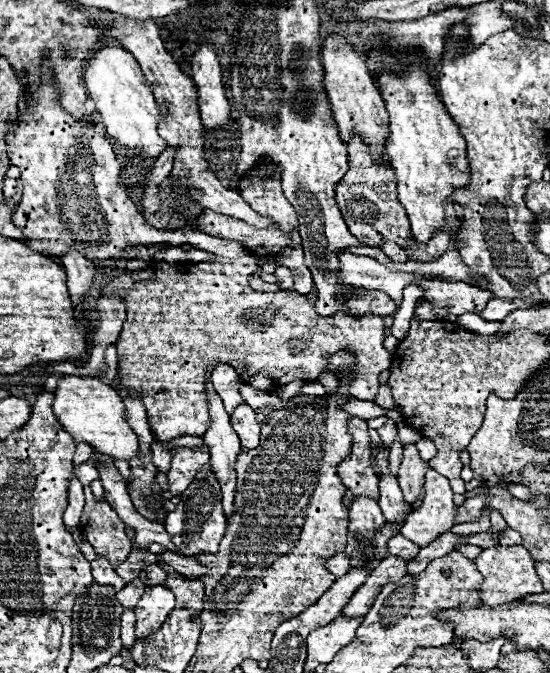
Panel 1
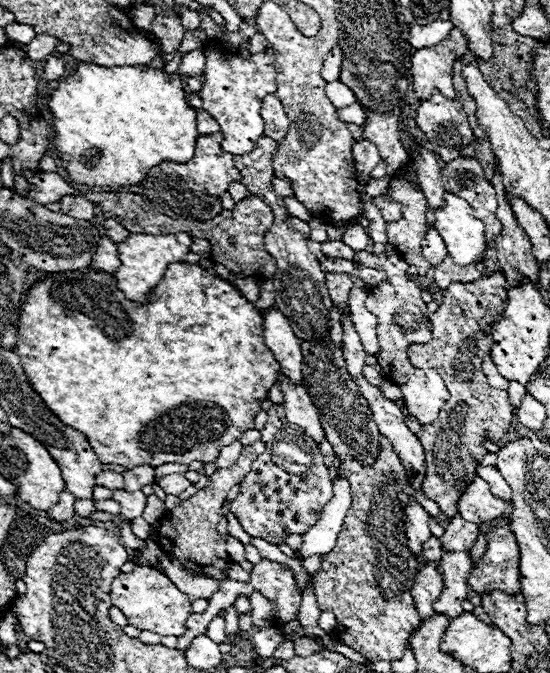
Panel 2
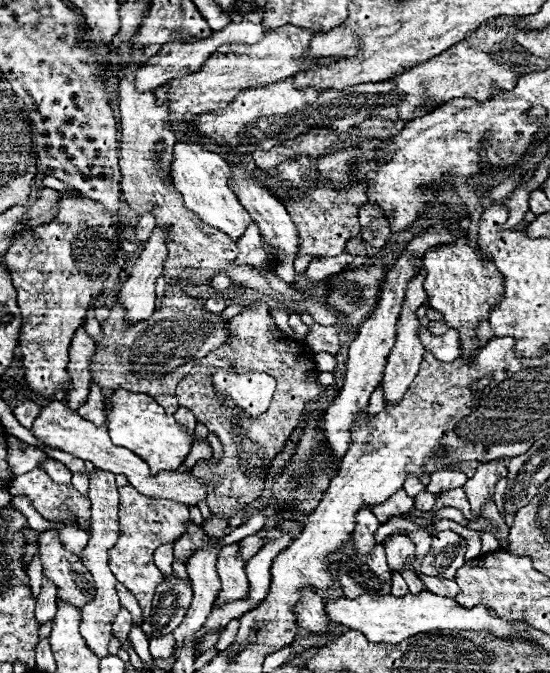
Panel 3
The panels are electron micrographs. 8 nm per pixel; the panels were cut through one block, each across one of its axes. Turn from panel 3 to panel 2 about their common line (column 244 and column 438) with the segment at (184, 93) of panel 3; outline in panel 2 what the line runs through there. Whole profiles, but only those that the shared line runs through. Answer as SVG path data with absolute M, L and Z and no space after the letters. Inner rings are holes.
M452 28L450 36L438 46L416 50L412 54L412 86L420 100L428 98L434 88L438 88L446 98L456 98L452 66L460 58L458 48L468 48L466 36L458 28Z

